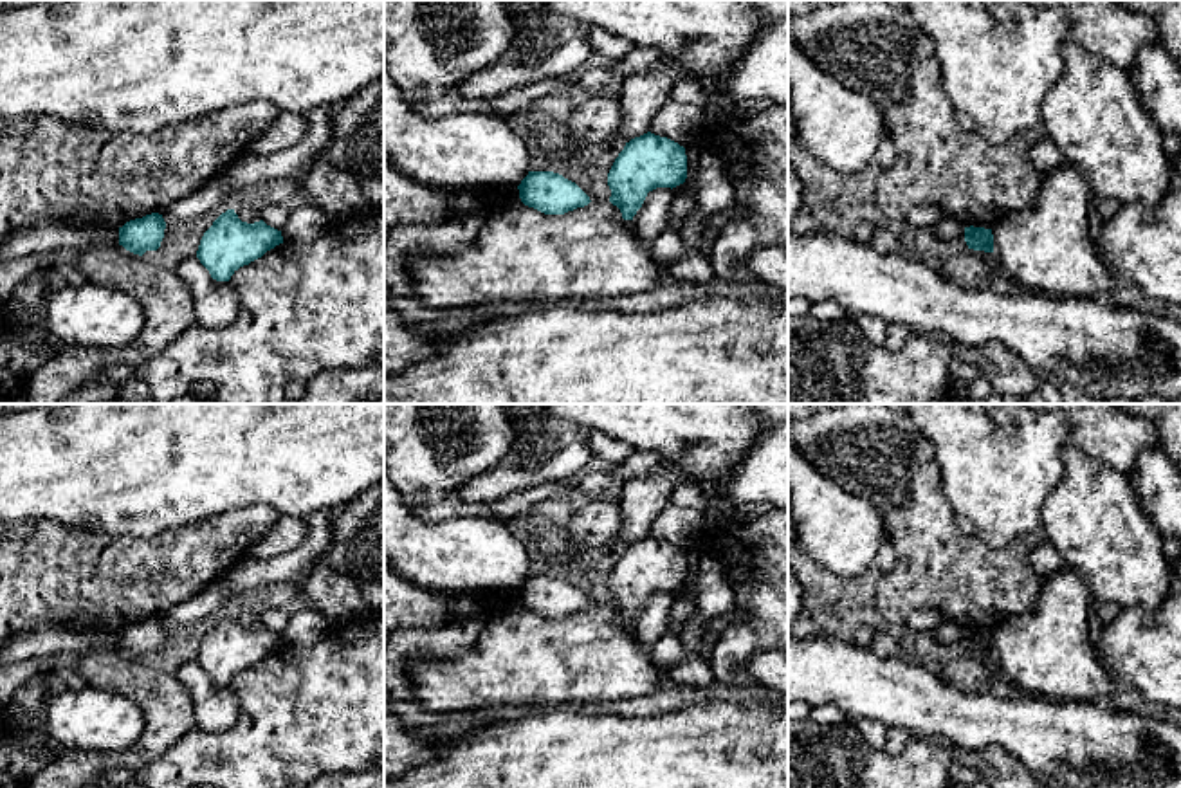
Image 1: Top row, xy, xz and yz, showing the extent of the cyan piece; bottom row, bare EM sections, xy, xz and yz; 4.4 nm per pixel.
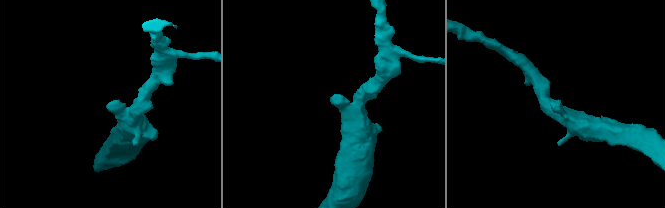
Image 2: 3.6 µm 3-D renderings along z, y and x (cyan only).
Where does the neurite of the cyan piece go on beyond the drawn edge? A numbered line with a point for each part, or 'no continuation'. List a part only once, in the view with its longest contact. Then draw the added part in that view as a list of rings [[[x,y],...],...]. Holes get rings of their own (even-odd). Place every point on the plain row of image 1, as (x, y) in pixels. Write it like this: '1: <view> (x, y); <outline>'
no continuation

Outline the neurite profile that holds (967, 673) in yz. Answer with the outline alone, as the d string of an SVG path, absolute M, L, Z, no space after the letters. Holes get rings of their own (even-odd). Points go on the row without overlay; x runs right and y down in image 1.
M961 653L941 667L939 676L948 687L966 694L988 691L988 669L984 655Z

